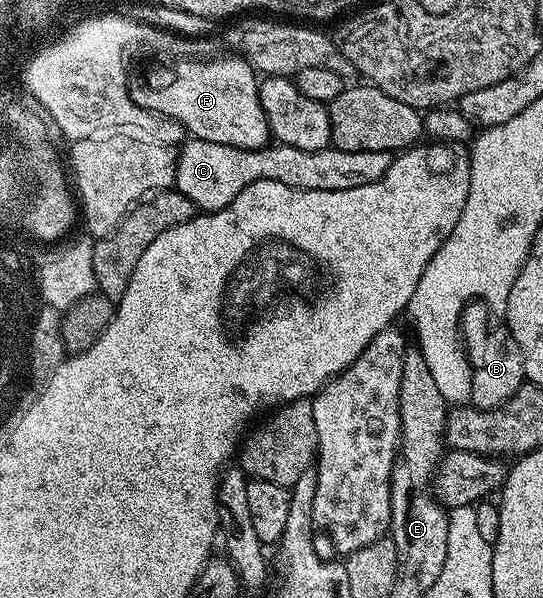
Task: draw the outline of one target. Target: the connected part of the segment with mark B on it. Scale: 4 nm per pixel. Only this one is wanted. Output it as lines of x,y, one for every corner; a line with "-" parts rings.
479,301
468,303
460,315
460,334
464,349
468,352
468,364
472,367
470,403
479,411
489,411
510,401
510,397
514,397
514,393
518,393
518,389
526,382
518,341
514,341
507,322
492,323
492,319
493,312

